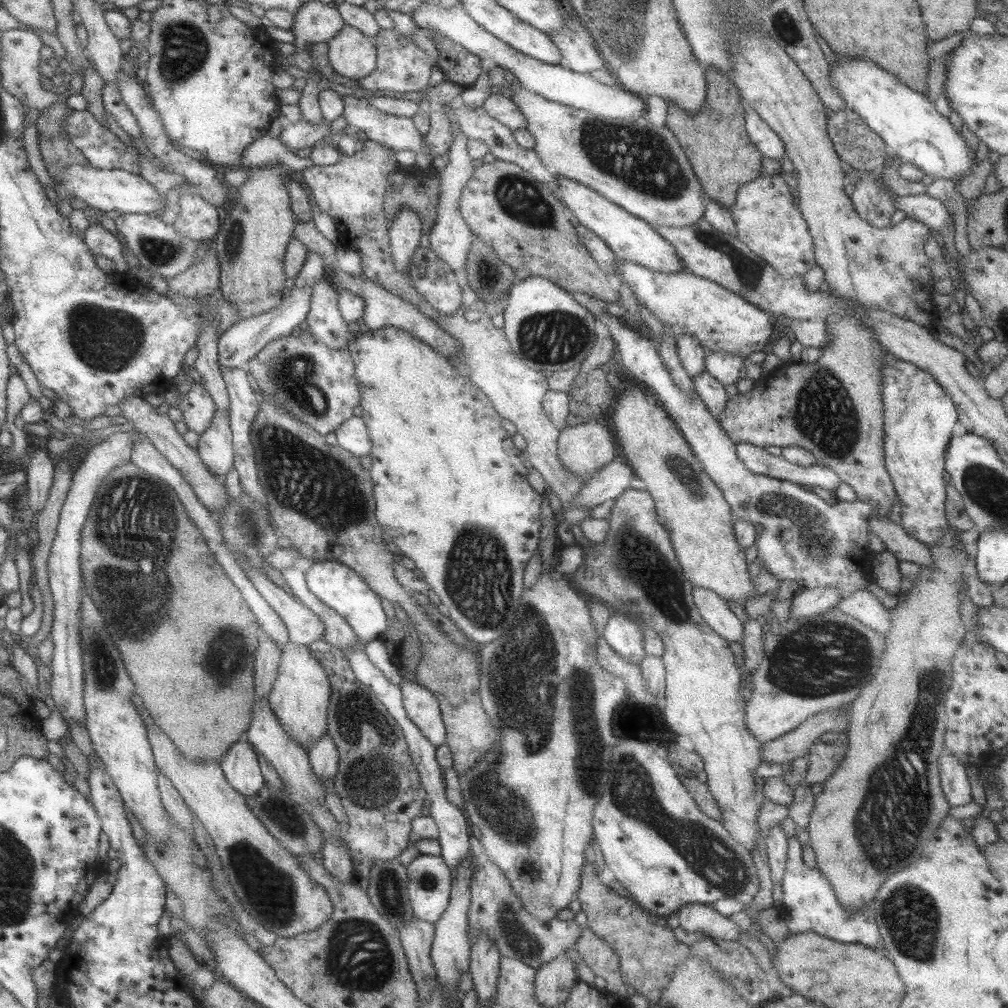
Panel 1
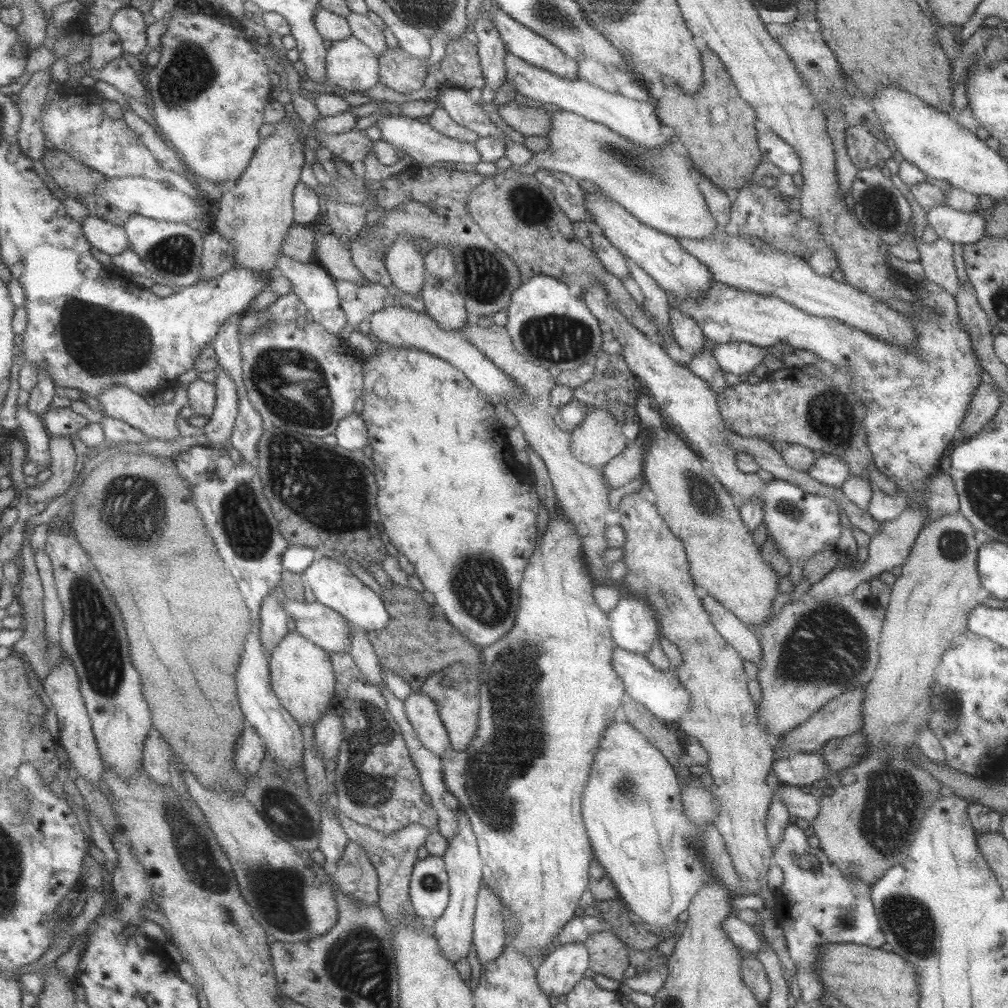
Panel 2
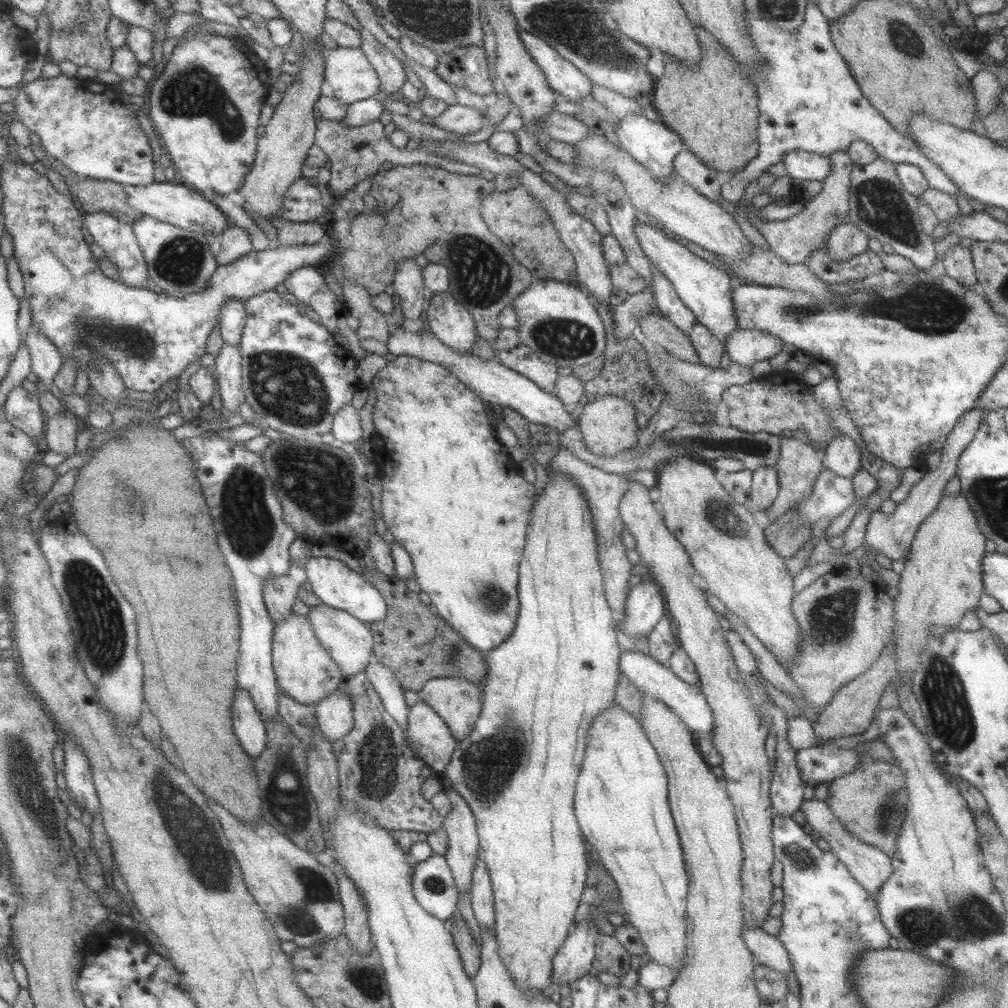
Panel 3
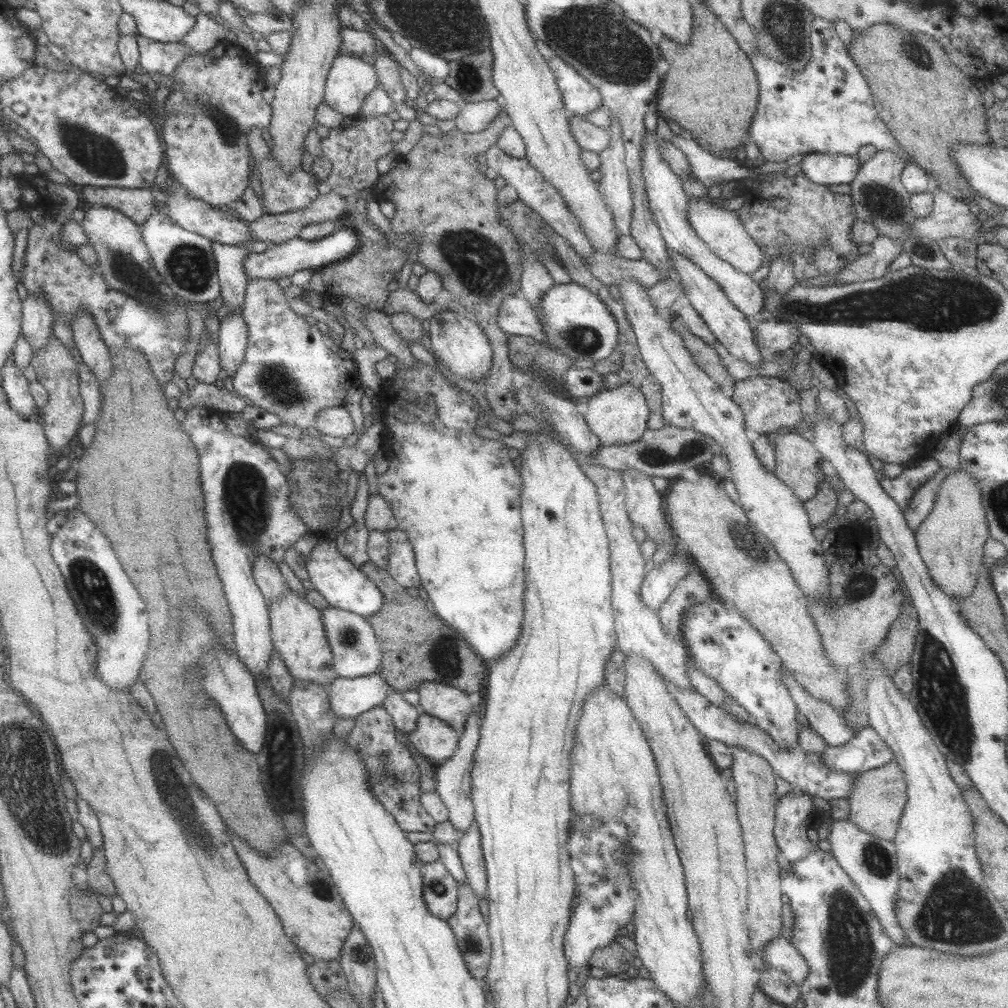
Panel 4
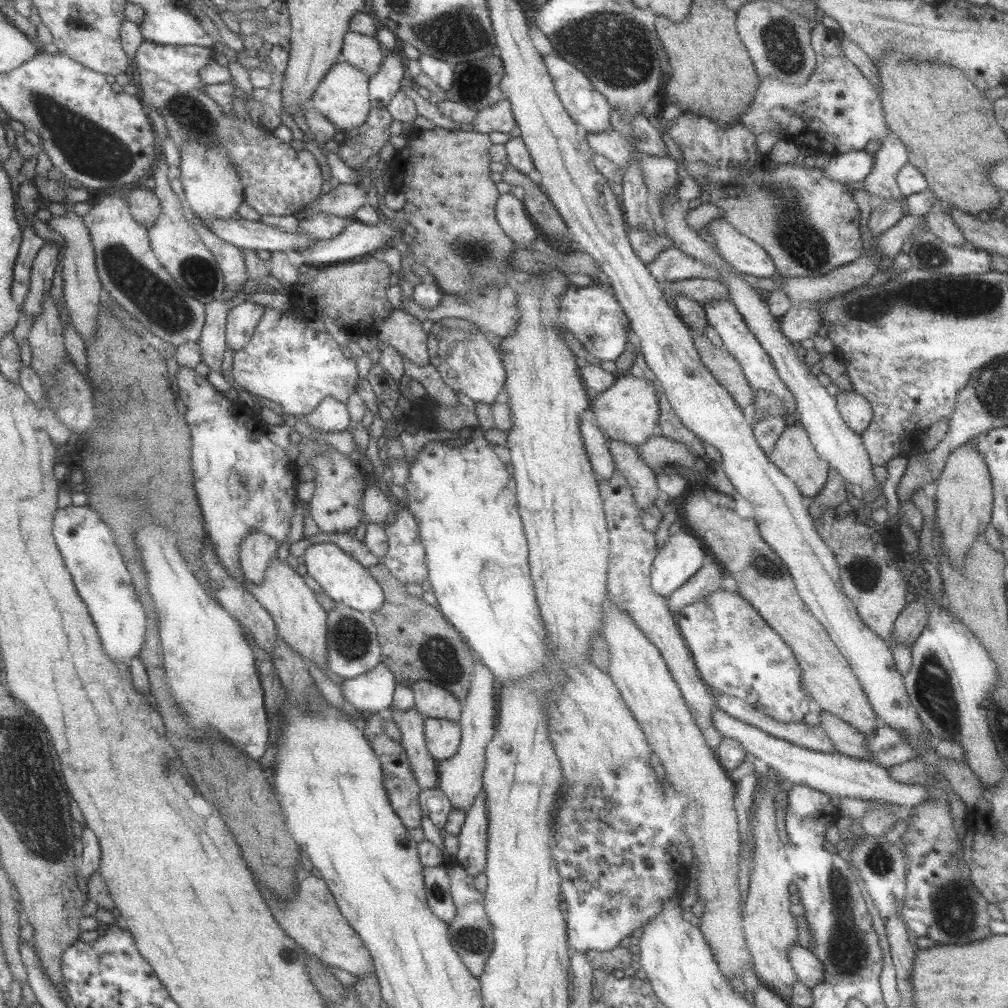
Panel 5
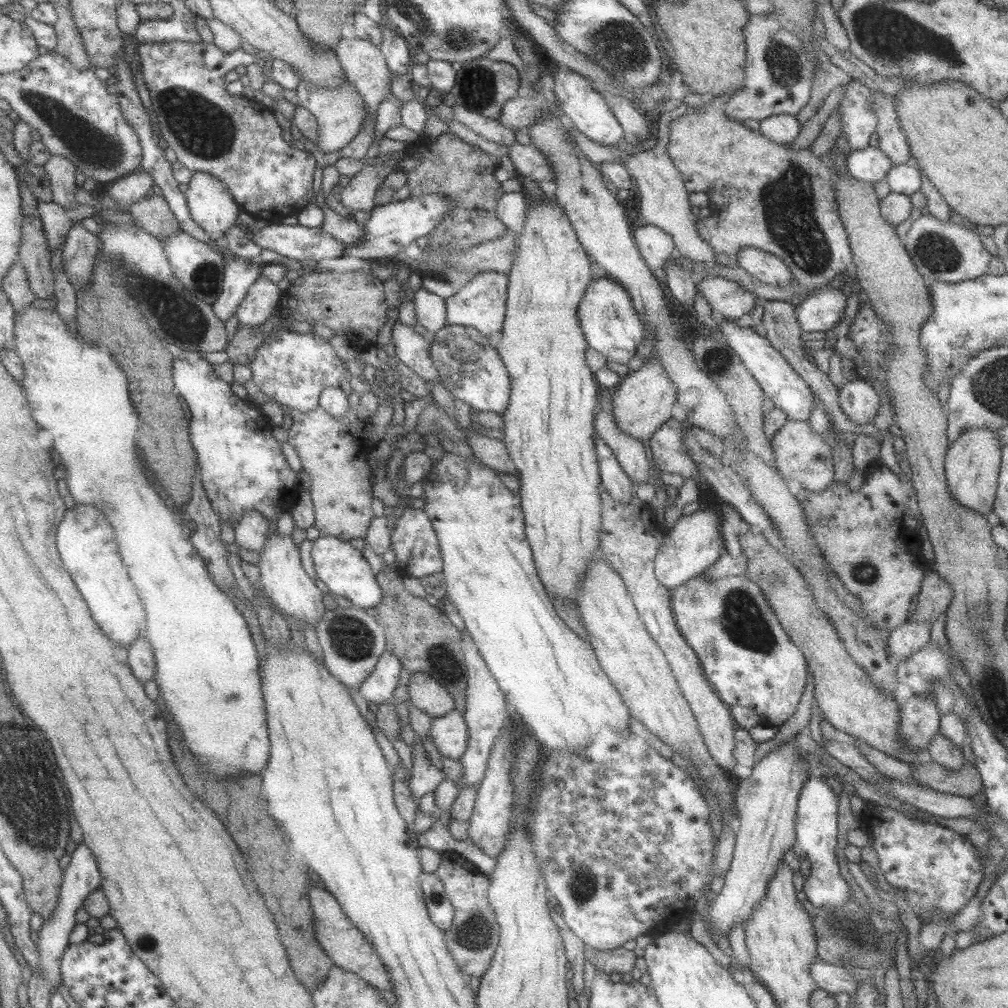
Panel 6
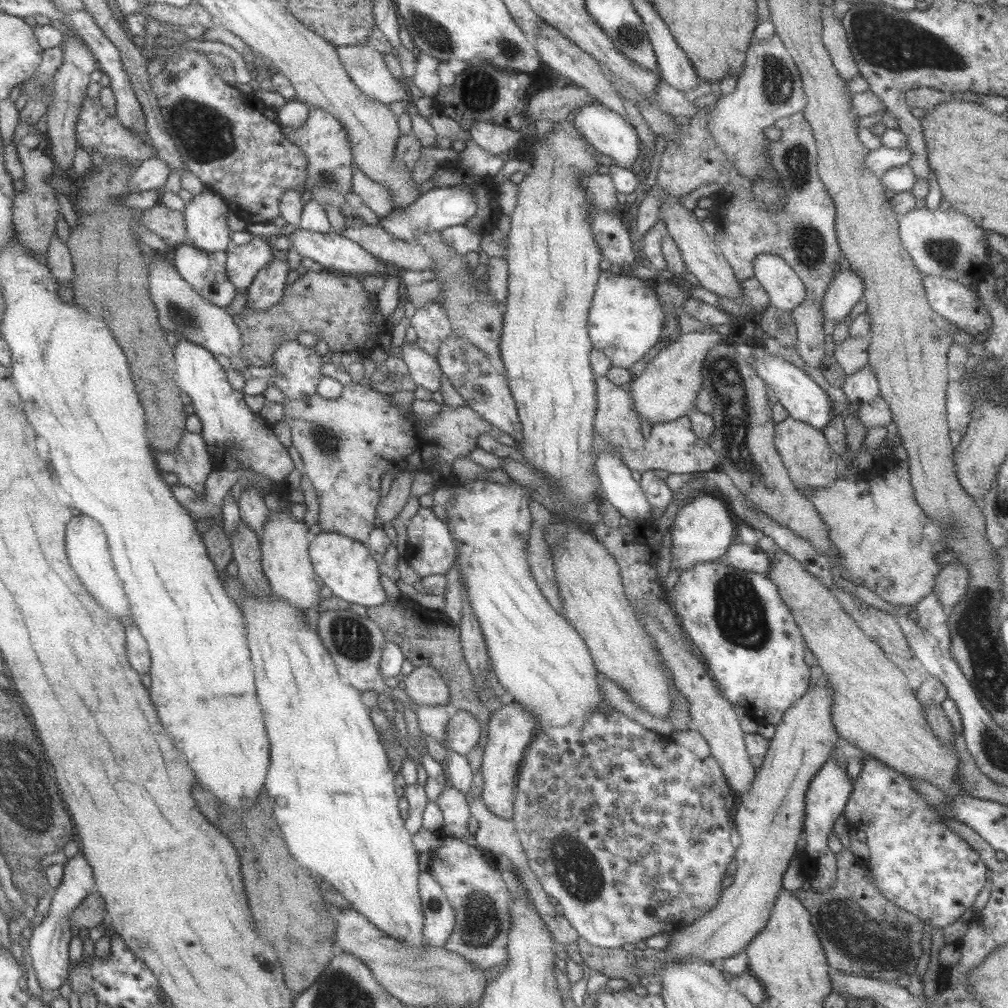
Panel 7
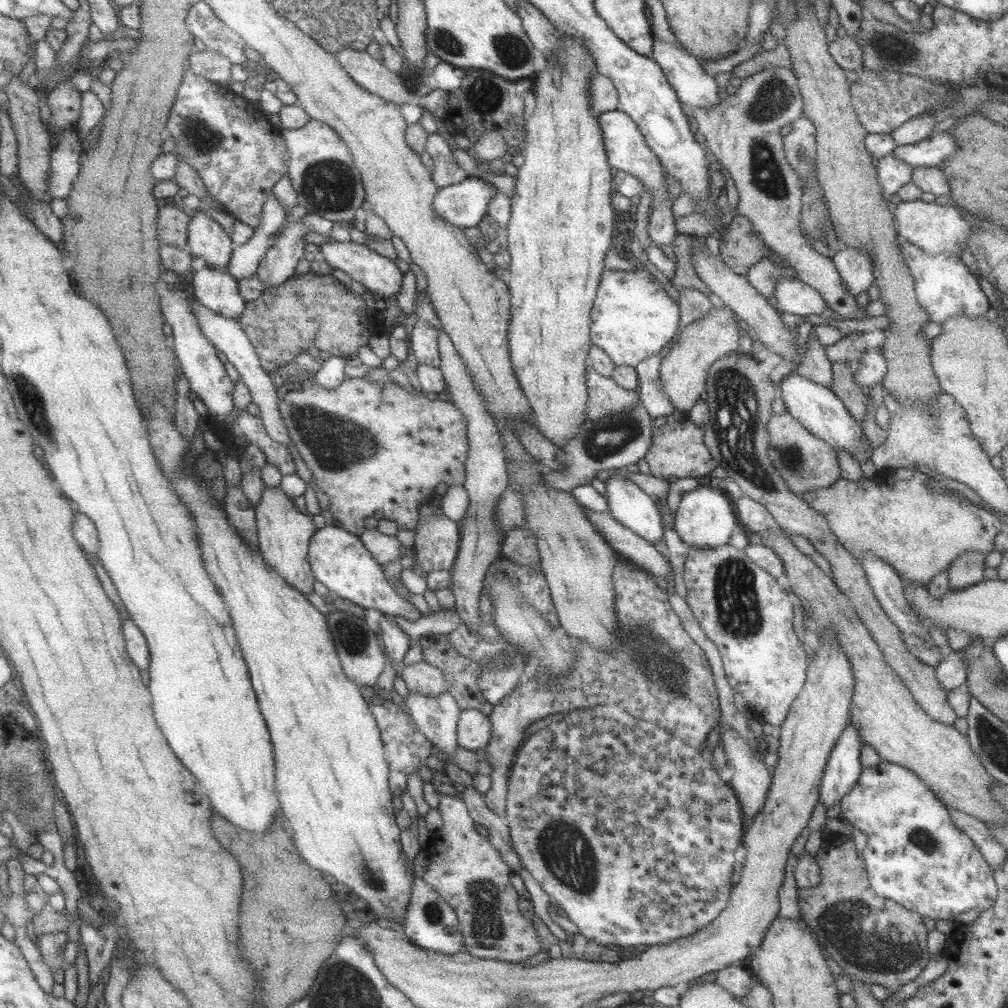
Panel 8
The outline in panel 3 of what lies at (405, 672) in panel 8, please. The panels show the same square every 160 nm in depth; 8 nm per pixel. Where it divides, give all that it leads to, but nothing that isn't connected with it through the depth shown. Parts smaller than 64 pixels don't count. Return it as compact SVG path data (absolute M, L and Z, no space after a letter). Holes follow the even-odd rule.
M457 677L430 678L418 693L420 700L443 719L457 741L471 732L481 712L480 685Z

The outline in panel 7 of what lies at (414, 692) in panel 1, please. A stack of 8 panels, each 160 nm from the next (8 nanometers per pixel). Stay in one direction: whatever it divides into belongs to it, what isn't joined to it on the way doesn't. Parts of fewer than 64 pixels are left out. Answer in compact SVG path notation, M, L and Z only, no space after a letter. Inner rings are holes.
M452 710L445 727L444 746L456 755L465 755L477 744L481 728L472 714Z

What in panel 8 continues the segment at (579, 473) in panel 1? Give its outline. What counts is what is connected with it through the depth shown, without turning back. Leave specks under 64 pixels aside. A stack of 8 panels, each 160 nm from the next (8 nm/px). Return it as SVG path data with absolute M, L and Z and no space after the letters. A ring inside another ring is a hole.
M712 307L709 315L689 324L681 330L676 342L670 344L666 357L661 358L658 368L660 388L666 394L666 399L675 411L687 413L703 393L707 369L714 360L739 352L737 338L743 332L743 326L738 322L734 312L727 307Z

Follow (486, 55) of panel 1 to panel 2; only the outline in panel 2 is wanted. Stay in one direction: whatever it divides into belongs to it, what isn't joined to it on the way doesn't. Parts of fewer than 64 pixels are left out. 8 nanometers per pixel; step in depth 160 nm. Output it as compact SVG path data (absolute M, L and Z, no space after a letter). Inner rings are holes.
M508 51L505 52L504 60L506 81L511 84L516 93L520 93L523 97L539 103L553 104L558 110L573 112L586 120L606 126L632 143L643 145L648 149L669 143L668 138L661 135L659 131L661 124L656 117L656 108L652 99L631 100L618 92L605 92L581 78L563 80L563 78L557 78L557 74L549 74L547 70L538 69L537 66L531 66L515 58Z

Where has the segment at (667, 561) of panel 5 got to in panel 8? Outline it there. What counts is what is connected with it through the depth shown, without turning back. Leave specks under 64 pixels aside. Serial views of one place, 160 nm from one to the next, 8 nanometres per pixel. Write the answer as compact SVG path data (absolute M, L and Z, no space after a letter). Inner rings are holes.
M701 481L695 489L683 492L674 516L674 531L679 540L687 547L695 549L713 549L727 544L733 528L738 524L733 514L734 505L721 487L710 481Z

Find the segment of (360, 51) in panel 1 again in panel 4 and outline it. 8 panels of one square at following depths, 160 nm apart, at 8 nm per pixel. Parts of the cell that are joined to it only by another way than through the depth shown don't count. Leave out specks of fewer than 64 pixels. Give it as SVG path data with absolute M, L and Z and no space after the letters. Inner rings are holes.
M338 54L325 78L323 104L343 116L356 117L377 80L375 70L367 62L353 55Z

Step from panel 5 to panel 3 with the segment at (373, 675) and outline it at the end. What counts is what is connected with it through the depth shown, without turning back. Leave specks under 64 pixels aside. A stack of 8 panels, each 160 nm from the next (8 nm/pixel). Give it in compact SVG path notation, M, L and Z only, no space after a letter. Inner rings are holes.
M338 688L314 704L313 715L320 735L331 743L352 729L350 700Z

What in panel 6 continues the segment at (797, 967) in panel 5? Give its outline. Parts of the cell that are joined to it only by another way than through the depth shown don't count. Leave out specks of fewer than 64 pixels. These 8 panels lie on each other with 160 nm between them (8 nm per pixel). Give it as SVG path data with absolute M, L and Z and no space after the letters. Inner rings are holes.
M817 957L809 967L809 976L816 984L816 988L827 993L847 992L855 994L860 985L858 978L853 978L844 968L839 965L831 965Z

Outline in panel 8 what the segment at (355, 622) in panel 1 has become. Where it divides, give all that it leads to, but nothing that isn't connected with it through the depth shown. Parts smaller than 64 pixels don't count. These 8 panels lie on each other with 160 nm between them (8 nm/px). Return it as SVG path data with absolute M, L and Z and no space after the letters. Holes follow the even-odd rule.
M327 523L311 536L307 560L314 580L325 586L332 597L345 598L363 609L373 608L392 617L397 615L407 620L415 620L422 615L416 606L398 595L387 583L381 565L371 558L371 554L355 534Z

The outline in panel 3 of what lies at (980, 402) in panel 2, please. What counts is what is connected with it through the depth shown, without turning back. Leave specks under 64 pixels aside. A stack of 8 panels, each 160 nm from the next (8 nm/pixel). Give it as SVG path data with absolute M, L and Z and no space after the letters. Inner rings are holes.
M973 407L971 410L964 412L946 436L939 465L934 470L925 470L921 480L910 488L905 500L896 504L895 510L891 514L885 515L879 511L871 513L865 528L864 546L866 548L870 548L878 554L883 554L891 561L903 561L907 548L910 547L910 543L913 541L914 534L918 531L921 522L935 511L939 501L942 499L944 484L956 474L958 456L962 450L965 450L968 442L973 440L985 413L981 407Z

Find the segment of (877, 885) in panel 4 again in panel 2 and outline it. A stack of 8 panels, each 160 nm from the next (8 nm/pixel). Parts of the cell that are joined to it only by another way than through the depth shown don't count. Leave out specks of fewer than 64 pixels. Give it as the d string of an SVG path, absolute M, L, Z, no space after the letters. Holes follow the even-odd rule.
M793 785L782 787L774 790L775 797L787 807L790 816L804 818L811 822L819 812L819 798L805 794L799 787Z

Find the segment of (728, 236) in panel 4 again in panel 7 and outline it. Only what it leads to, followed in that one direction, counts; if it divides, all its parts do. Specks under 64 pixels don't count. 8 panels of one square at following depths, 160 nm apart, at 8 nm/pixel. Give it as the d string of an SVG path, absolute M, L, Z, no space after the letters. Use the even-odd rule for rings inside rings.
M760 254L752 262L753 277L779 310L790 311L805 296L805 287L795 271L775 255Z

